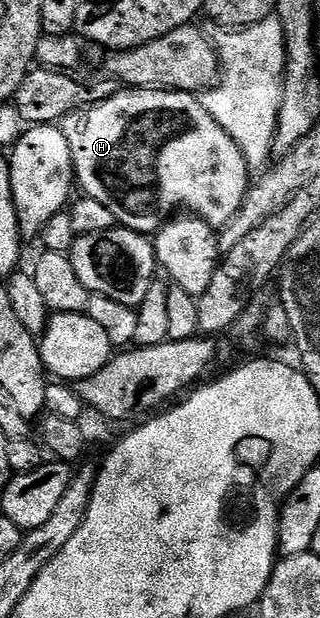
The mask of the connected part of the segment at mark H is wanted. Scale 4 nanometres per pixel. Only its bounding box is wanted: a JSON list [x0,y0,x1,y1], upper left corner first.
[61,87,249,235]

